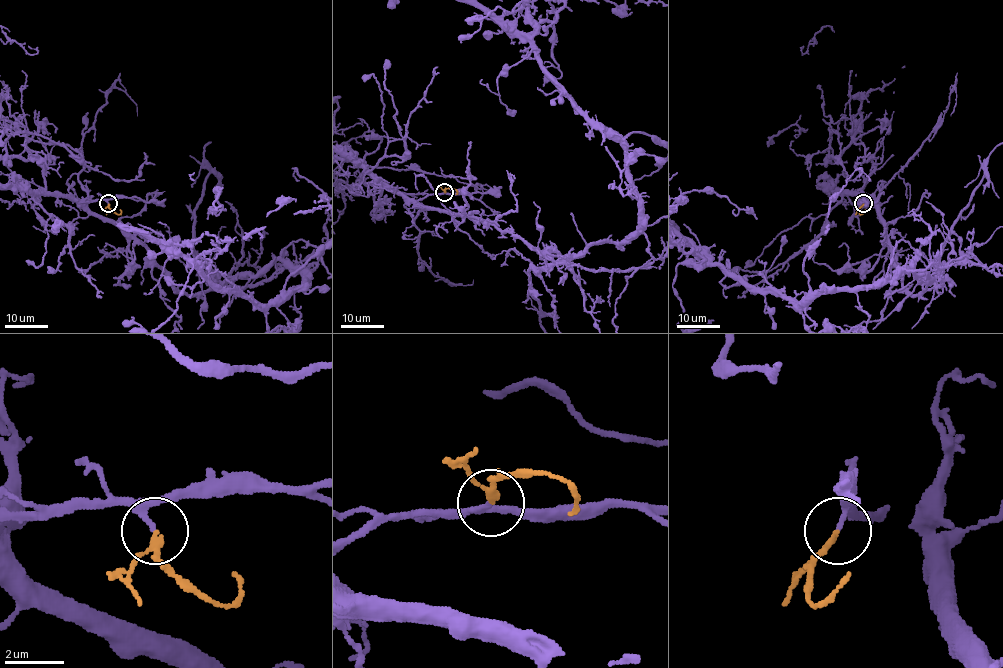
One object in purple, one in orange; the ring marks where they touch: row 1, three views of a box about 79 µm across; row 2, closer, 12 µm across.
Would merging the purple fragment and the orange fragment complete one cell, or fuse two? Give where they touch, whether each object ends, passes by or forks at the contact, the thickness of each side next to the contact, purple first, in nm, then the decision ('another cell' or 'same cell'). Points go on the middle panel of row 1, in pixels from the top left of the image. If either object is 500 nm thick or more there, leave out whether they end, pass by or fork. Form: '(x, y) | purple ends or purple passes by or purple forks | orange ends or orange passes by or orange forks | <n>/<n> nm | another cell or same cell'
(444, 192) | purple passes by | orange passes by | 110/140 nm | same cell

